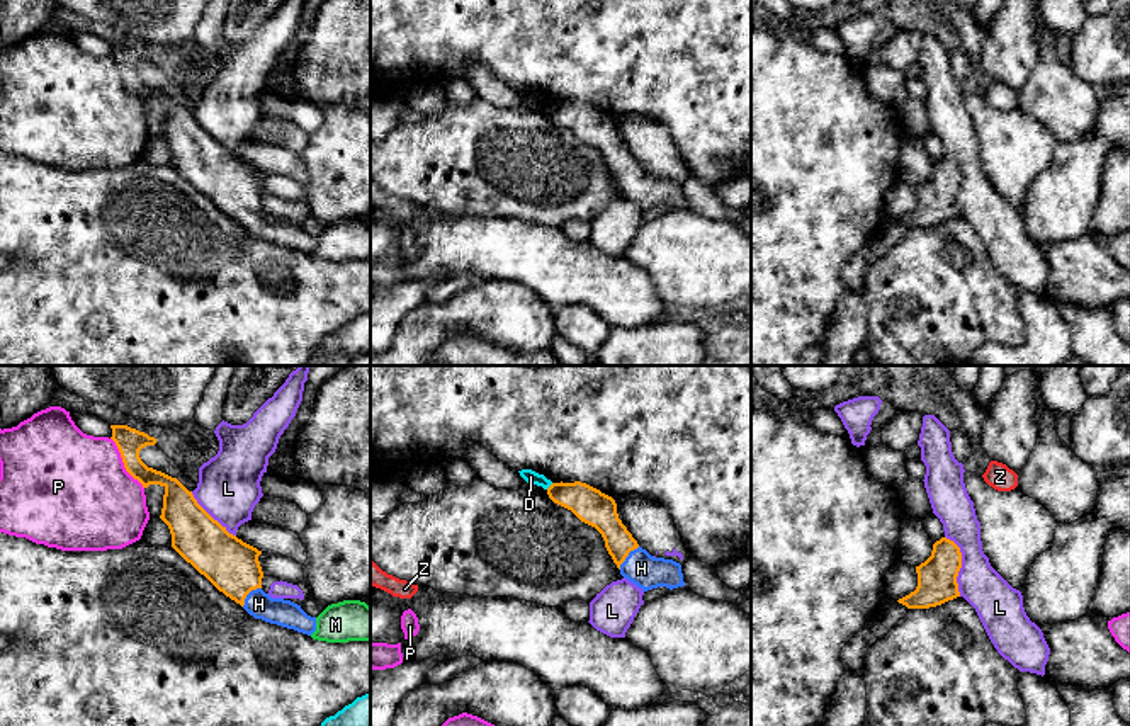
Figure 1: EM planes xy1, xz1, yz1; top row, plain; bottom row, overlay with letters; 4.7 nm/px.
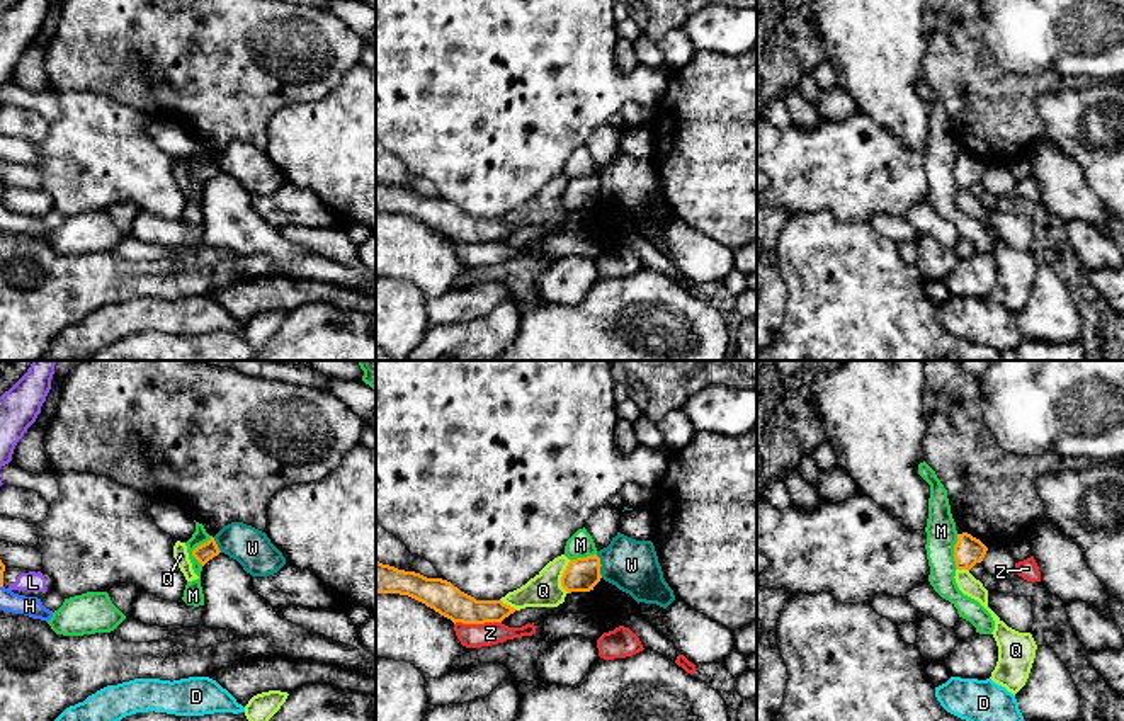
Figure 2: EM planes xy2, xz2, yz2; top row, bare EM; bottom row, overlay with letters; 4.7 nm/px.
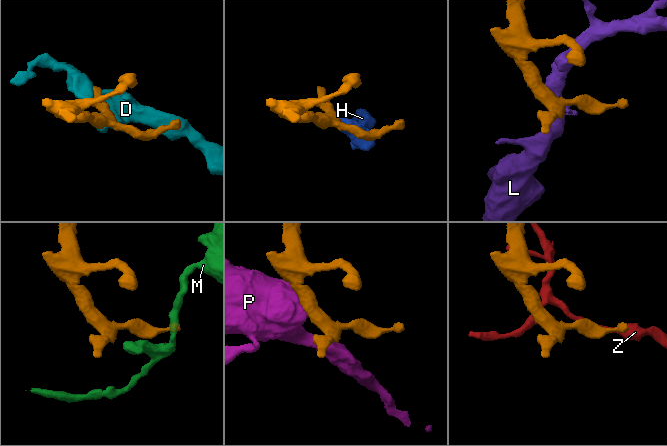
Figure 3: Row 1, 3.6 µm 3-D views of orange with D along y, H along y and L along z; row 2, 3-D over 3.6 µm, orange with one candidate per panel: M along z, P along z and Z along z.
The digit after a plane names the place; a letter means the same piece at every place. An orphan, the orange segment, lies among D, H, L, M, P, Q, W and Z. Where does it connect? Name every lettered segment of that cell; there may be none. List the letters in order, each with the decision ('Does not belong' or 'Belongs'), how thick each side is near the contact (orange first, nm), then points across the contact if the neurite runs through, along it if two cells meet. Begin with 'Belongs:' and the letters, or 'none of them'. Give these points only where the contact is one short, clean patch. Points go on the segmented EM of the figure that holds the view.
Belongs: H
D: Does not belong. Thickness 170 nm (orange) against 60 nm. Boundary: xz1 (553, 483), (546, 488)
H: Belongs. Thickness 160 nm (orange) against 160 nm. Path across: xz1 (598, 510), (627, 555), (641, 568)
L: Does not belong. Thickness 190 nm (orange) against 220 nm
M: Does not belong. Thickness 140 nm (orange) against 140 nm. Boundary: yz2 (958, 534), (954, 546), (956, 568)
P: Does not belong. Thickness 130 nm (orange) against 480 nm. Boundary: xy1 (111, 437), (123, 466), (143, 488)
Q: Does not belong. Thickness 160 nm (orange) against 160 nm
W: Does not belong. Thickness 160 nm (orange) against 240 nm. Boundary: xz2 (596, 555), (602, 577)
Z: Does not belong. Thickness 150 nm (orange) against 110 nm

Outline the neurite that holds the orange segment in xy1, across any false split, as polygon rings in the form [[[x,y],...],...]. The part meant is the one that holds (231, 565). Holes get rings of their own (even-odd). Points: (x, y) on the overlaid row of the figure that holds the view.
[[[127,425],[110,428],[110,439],[121,452],[126,471],[143,488],[150,485],[165,488],[160,519],[170,529],[172,547],[255,619],[311,636],[316,631],[316,617],[308,615],[301,605],[272,598],[262,590],[263,571],[258,561],[262,551],[229,534],[177,478],[141,461],[139,451],[155,445],[156,439]]]

